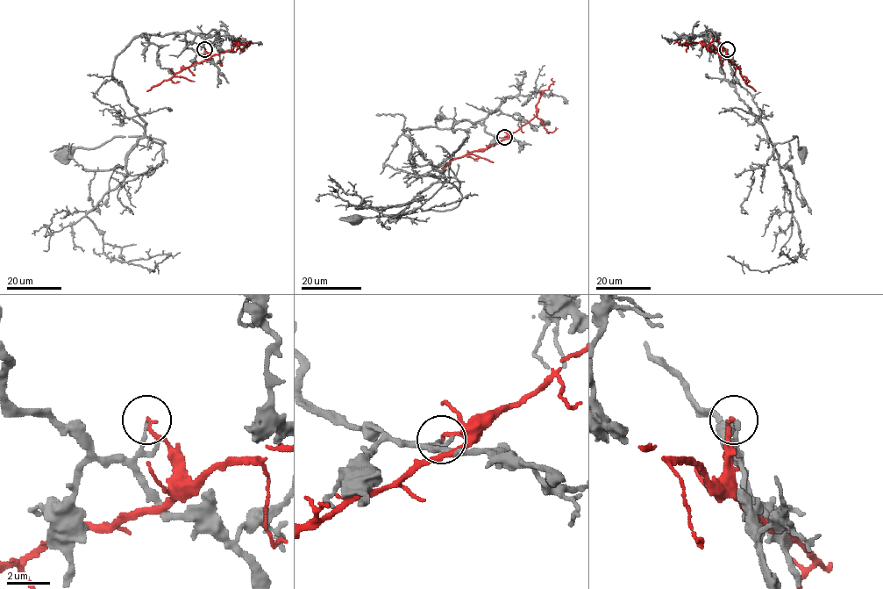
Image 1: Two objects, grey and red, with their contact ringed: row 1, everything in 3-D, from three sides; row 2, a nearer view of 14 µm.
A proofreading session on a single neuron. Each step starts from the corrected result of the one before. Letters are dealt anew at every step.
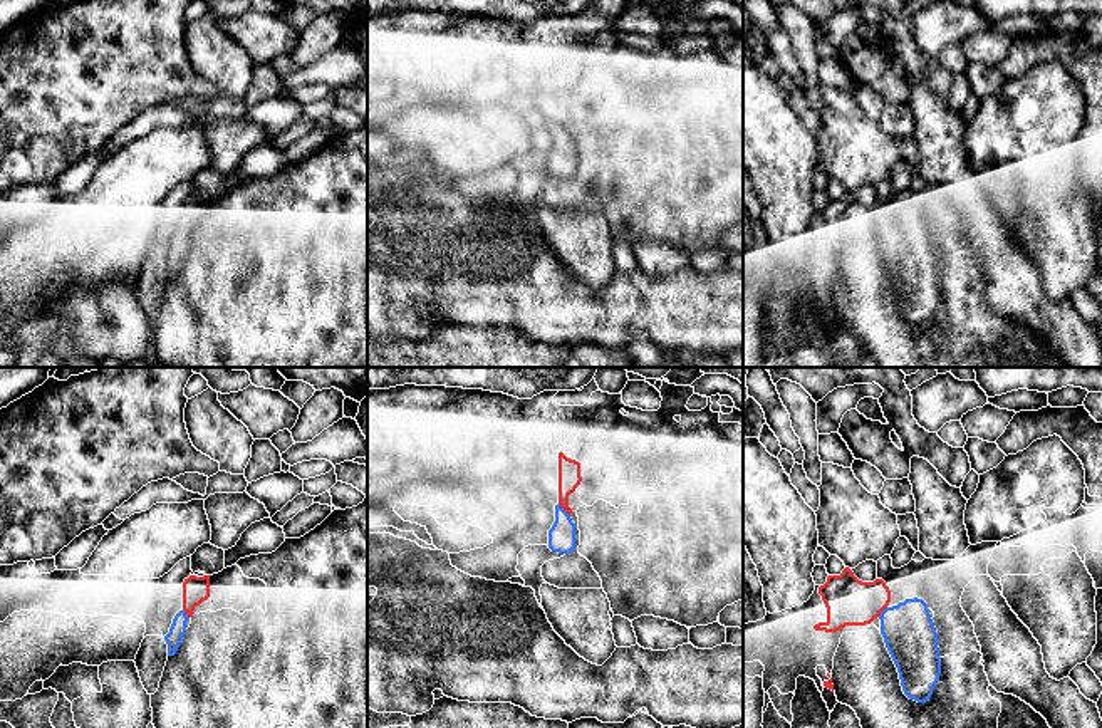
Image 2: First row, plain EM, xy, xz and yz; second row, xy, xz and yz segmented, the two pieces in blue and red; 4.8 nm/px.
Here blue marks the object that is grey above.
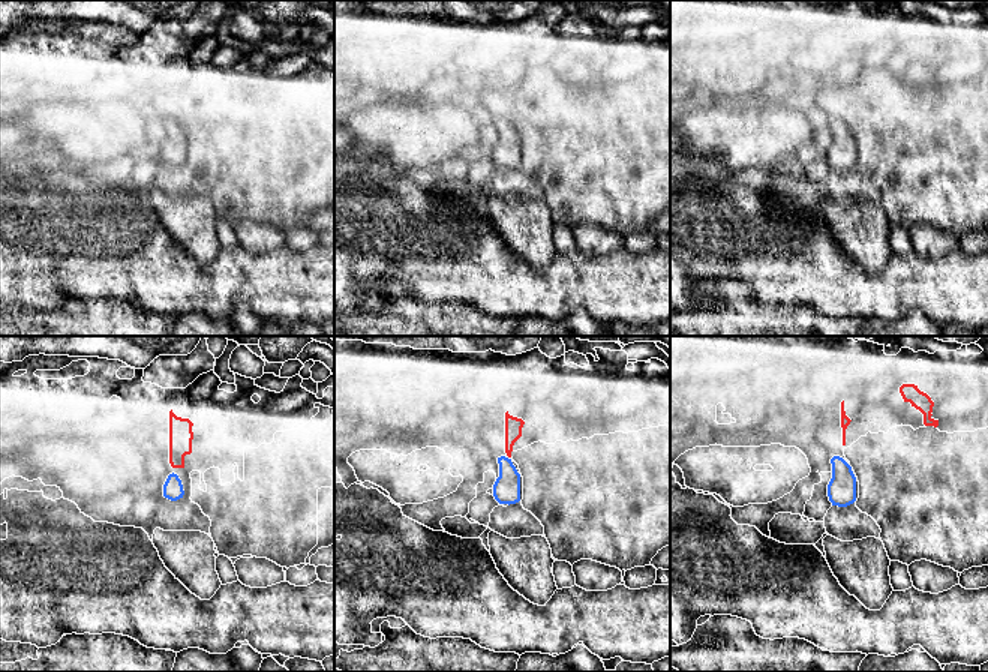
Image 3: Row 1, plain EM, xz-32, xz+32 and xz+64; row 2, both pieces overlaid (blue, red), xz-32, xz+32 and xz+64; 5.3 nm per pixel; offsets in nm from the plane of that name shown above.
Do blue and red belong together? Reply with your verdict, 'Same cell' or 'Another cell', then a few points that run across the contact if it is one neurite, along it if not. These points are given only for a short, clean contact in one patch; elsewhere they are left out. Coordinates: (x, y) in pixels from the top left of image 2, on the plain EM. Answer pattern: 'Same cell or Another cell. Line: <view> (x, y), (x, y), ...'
Another cell. Line: xz (559, 128), (569, 140)

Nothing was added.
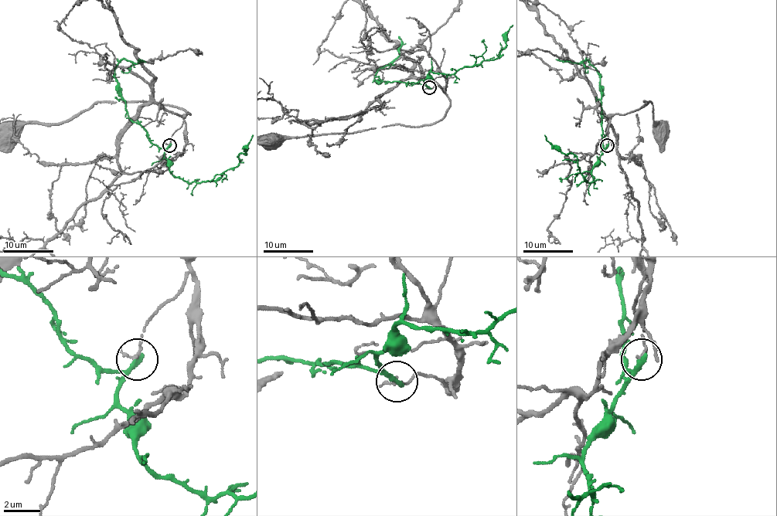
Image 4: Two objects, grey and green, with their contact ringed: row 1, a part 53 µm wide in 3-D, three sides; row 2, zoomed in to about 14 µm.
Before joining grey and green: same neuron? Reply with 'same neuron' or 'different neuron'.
different neuron

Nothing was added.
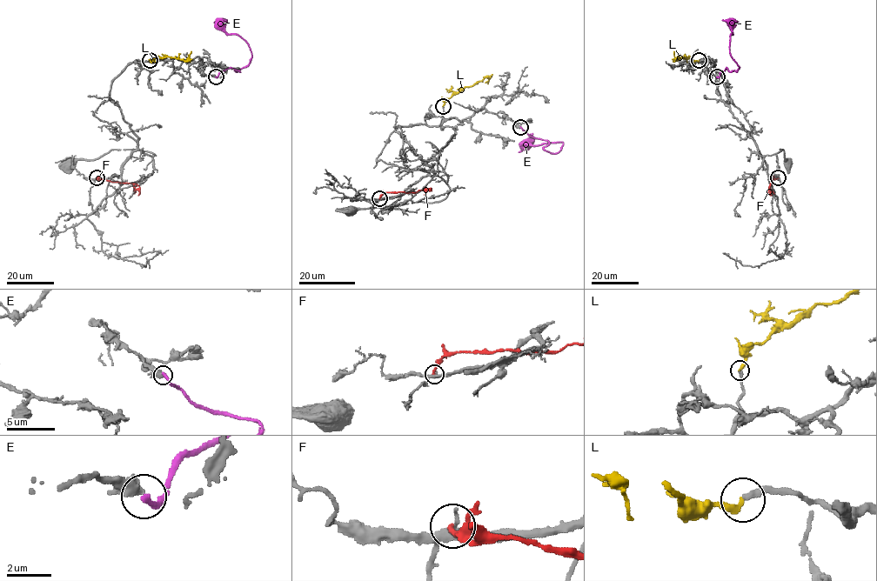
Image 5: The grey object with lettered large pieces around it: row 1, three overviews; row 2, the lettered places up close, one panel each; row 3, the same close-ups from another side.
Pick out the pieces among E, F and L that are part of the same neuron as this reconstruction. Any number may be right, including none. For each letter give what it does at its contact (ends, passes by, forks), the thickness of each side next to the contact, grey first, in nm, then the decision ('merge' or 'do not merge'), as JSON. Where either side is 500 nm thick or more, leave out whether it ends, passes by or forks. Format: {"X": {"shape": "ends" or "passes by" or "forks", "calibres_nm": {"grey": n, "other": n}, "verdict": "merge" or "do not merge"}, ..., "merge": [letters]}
{"E": {"calibres_nm": {"grey": 550, "other": 280}, "verdict": "do not merge"}, "F": {"shape": "ends", "calibres_nm": {"grey": 260, "other": 240}, "verdict": "do not merge"}, "L": {"shape": "ends", "calibres_nm": {"grey": 260, "other": 280}, "verdict": "merge"}, "merge": ["L"]}

